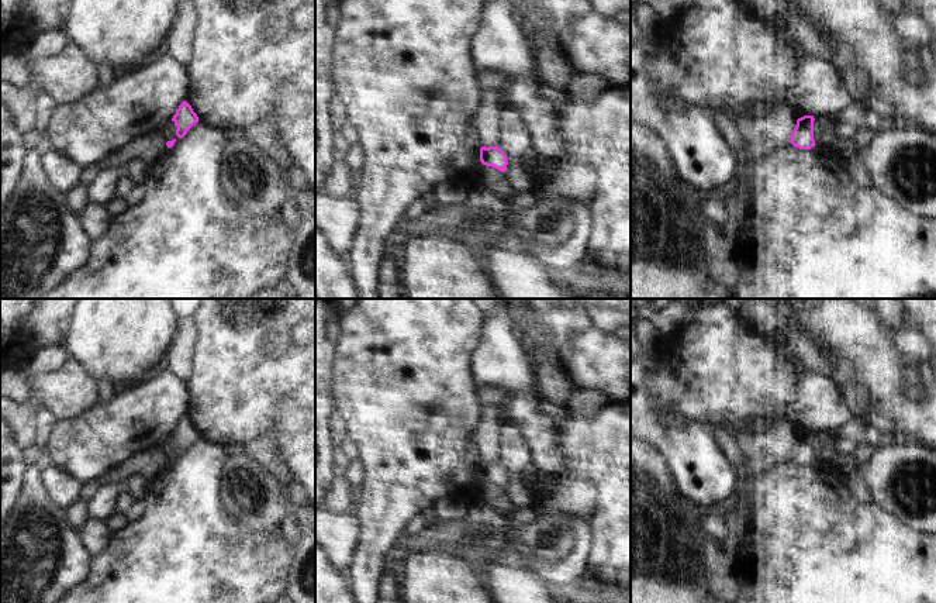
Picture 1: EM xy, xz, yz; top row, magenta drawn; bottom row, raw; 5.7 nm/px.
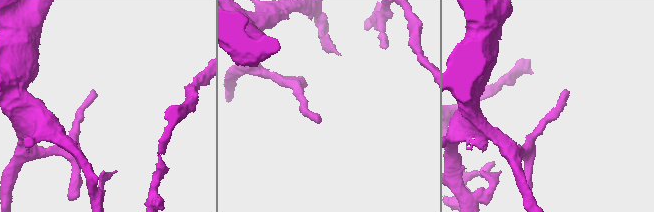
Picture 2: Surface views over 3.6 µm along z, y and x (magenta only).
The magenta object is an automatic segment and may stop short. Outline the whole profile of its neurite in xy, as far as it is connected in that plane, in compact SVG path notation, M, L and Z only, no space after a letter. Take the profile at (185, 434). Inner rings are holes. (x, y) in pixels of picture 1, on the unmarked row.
M183 417L177 424L176 430L173 431L172 437L176 440L176 451L183 454L187 447L198 438L197 430L193 427L191 421L187 417Z

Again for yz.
M804 431L797 435L797 441L791 449L791 459L799 465L811 465L815 462L814 455L814 431Z

